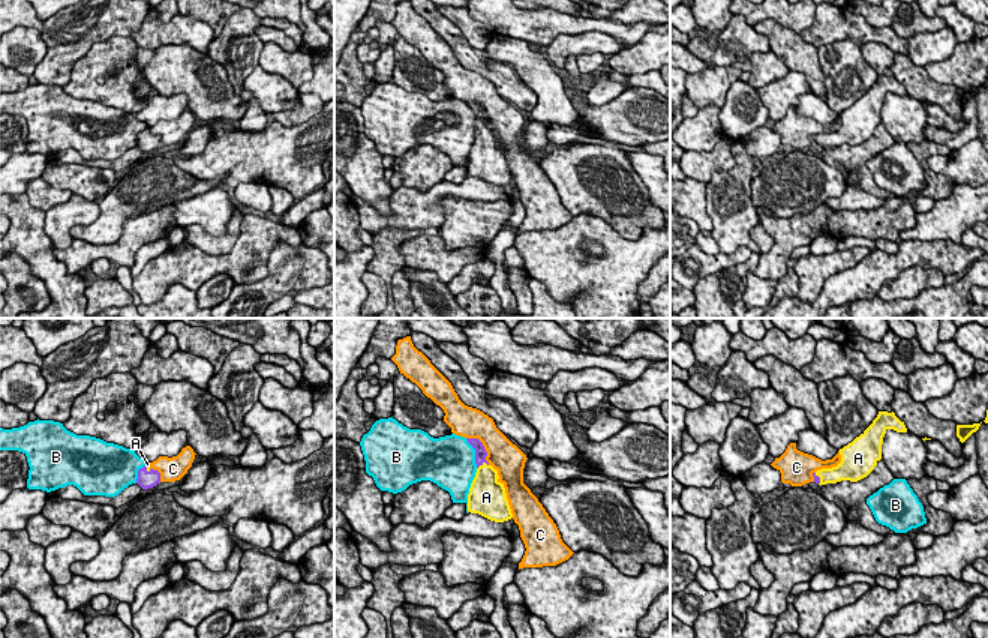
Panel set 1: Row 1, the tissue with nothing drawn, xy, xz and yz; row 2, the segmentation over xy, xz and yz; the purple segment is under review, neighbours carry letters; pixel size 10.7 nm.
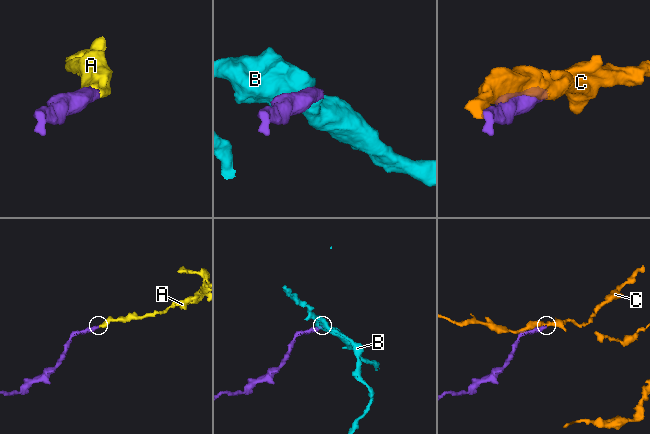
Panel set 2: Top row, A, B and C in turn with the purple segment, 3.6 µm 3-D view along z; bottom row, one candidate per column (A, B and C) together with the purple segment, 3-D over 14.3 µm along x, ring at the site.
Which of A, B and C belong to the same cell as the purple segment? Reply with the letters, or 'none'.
A

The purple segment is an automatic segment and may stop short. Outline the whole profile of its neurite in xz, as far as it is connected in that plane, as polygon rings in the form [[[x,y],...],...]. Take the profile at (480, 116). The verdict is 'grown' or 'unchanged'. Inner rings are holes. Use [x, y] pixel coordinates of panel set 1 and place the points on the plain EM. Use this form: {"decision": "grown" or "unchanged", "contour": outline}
{"decision": "grown", "contour": [[[466,102],[475,113],[477,137],[468,158],[468,176],[478,177],[490,185],[504,186],[513,182],[504,147],[487,125],[487,116],[478,102]]]}

